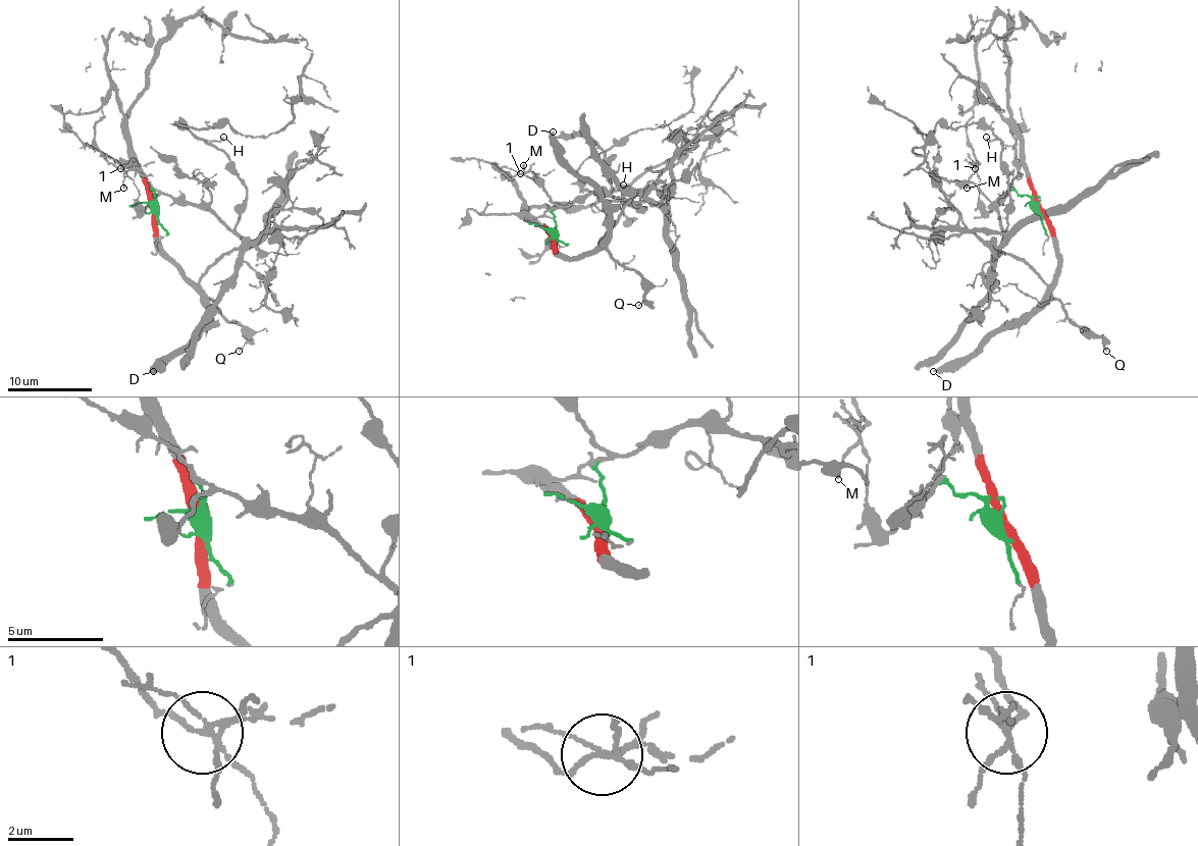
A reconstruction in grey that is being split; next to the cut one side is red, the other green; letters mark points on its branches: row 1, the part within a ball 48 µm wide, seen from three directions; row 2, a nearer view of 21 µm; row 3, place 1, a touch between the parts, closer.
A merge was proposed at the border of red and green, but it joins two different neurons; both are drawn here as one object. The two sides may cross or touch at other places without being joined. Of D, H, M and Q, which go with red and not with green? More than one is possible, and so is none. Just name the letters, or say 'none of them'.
D, M, Q

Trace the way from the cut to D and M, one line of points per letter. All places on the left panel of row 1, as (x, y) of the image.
D: (153, 208), (159, 250), (206, 308), (206, 322), (153, 371)
M: (153, 208), (153, 195), (132, 148), (121, 102), (112, 89), (96, 122), (96, 144), (123, 171), (123, 189)

